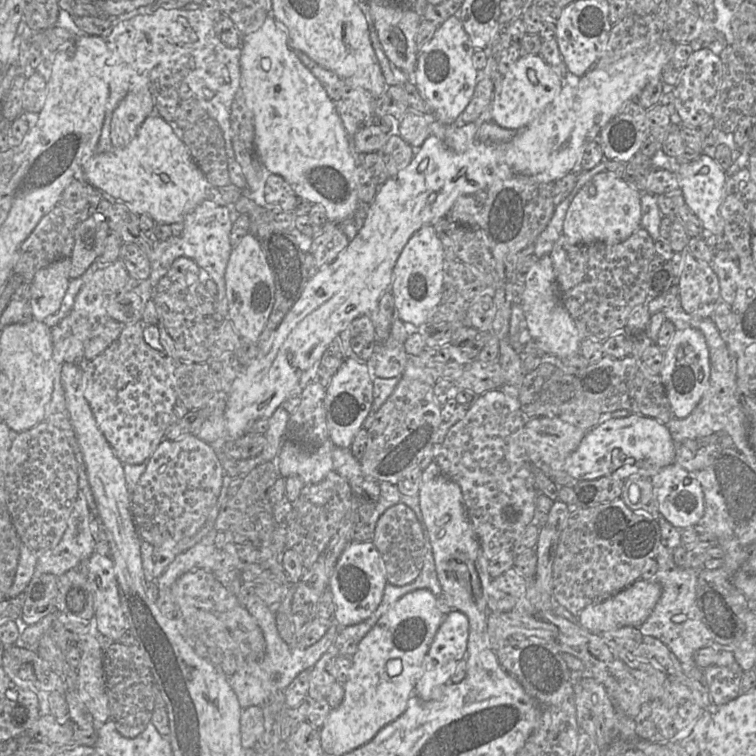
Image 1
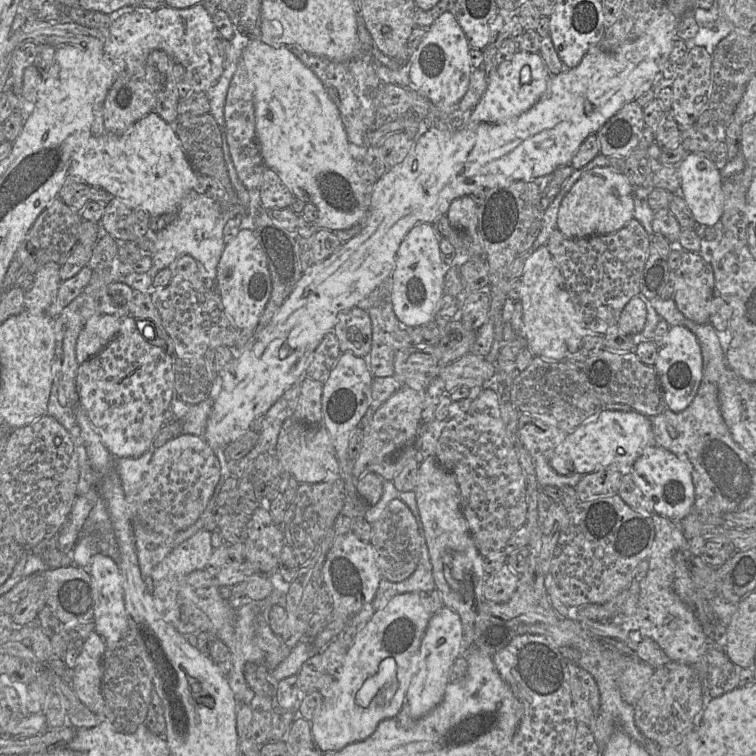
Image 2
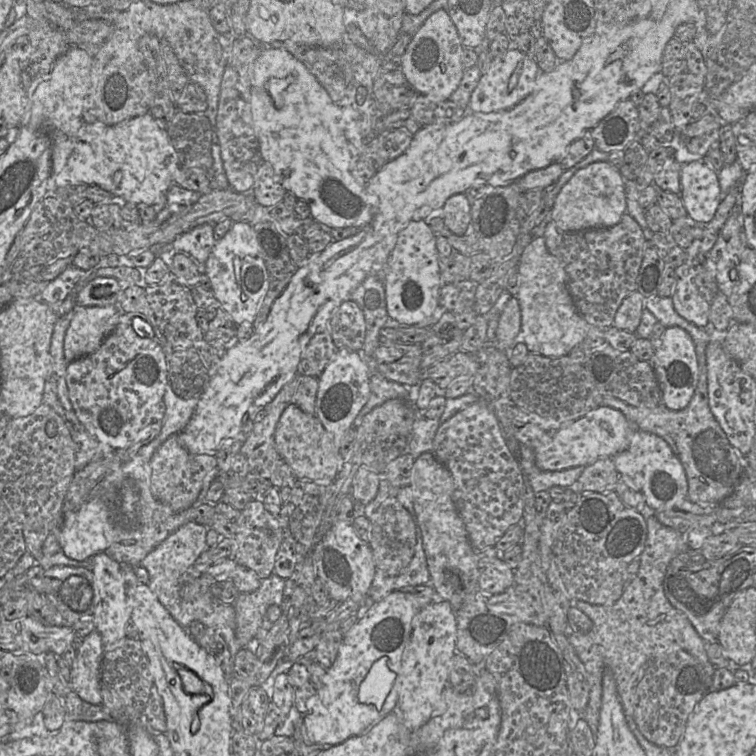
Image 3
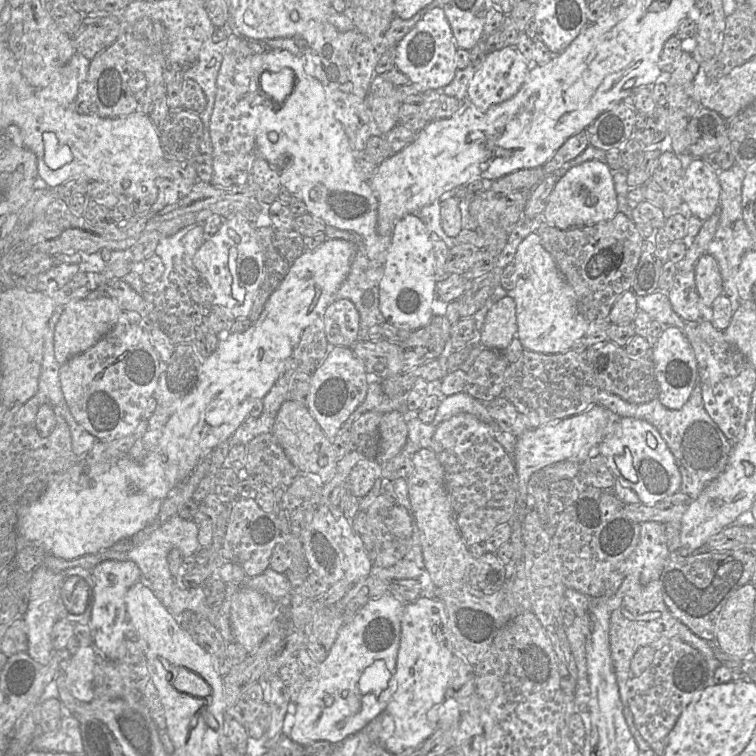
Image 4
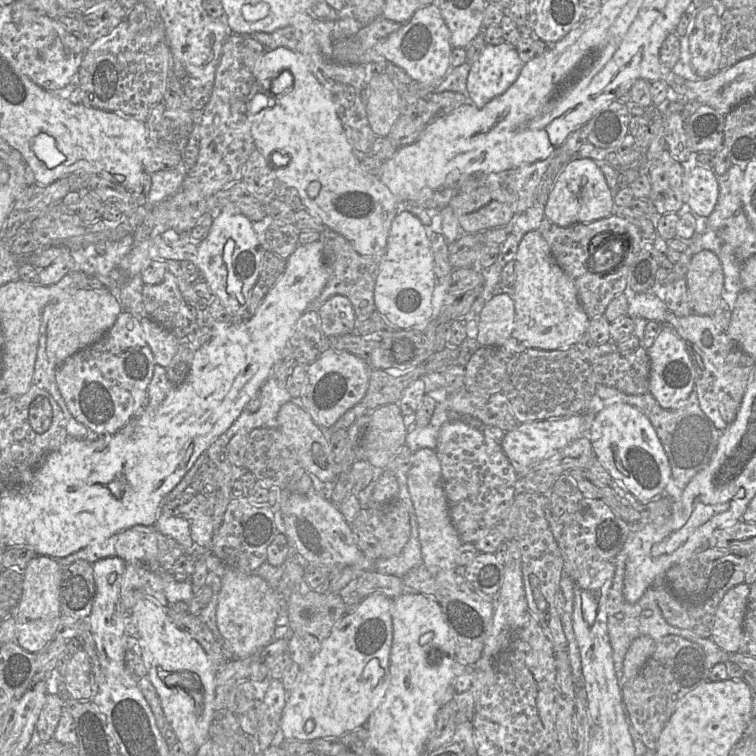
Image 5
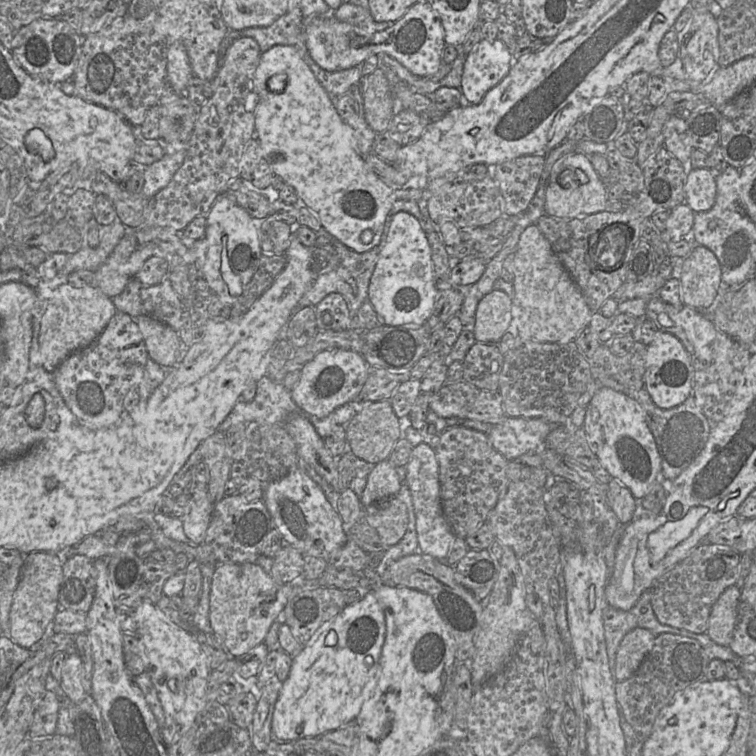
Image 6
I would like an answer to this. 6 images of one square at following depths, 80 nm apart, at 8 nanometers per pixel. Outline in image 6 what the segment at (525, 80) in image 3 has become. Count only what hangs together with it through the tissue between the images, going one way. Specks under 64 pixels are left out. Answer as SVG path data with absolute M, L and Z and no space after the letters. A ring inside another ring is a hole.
M481 39L465 56L460 91L472 104L479 104L485 94L500 83L509 73L514 62L513 54L502 41Z

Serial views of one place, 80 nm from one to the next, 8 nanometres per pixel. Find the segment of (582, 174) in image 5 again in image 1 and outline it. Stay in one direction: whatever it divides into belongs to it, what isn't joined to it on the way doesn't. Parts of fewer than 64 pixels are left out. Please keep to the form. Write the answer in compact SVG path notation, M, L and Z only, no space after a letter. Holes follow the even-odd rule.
M597 173L575 195L563 223L563 235L572 244L617 244L641 227L641 192L615 173Z

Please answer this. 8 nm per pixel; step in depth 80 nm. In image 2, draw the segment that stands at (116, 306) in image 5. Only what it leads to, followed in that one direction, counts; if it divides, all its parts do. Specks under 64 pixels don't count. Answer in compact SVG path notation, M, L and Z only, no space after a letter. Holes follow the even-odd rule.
M100 313L83 324L76 342L76 358L83 363L97 356L116 337L121 329L121 318Z

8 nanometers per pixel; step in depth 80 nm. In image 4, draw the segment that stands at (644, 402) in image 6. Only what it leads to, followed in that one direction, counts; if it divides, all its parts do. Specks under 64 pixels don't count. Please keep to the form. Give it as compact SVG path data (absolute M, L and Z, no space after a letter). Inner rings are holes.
M697 370L697 383L695 384L695 386L690 394L690 397L688 398L686 403L678 410L670 410L670 409L664 407L657 398L653 399L647 403L635 404L635 403L627 402L624 399L622 399L621 397L619 397L615 394L609 393L607 391L603 391L603 390L600 390L597 395L597 403L599 405L603 406L604 408L606 408L609 412L611 412L615 418L635 418L635 419L645 420L648 423L650 423L651 425L653 425L658 430L661 437L664 439L668 448L670 449L671 453L673 454L673 456L676 460L676 463L678 465L678 468L679 468L679 471L681 474L681 486L680 486L679 491L687 494L692 499L695 499L709 483L711 483L714 479L716 479L722 473L722 471L724 470L724 468L728 462L729 454L731 452L731 448L732 448L733 444L731 444L726 439L724 434L721 432L721 430L718 428L718 426L715 424L715 422L710 418L710 416L708 415L707 411L704 408L703 400L702 400L702 389L701 389L701 385L700 385L699 381L698 381L698 370Z

